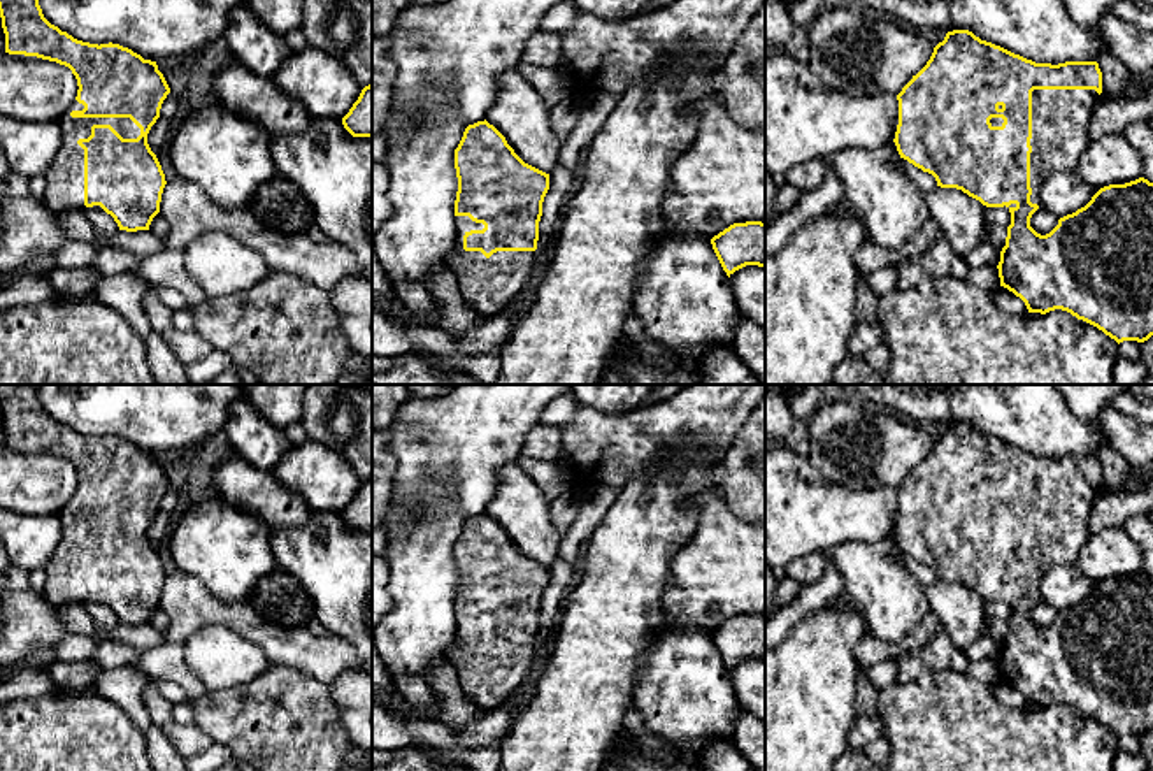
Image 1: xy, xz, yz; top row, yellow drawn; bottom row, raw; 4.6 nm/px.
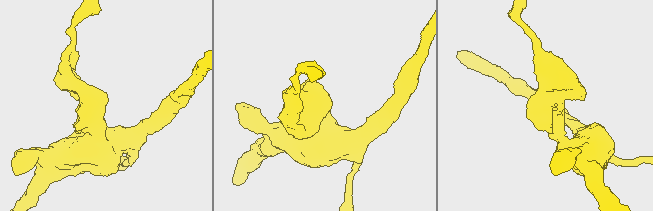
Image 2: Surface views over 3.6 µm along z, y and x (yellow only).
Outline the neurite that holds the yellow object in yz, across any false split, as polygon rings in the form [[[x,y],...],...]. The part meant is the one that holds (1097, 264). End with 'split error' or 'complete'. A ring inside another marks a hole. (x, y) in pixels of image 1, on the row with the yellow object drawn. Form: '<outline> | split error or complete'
[[[969,30],[948,32],[944,40],[934,47],[934,53],[927,65],[913,76],[913,79],[897,95],[899,100],[899,125],[895,132],[895,146],[900,158],[907,160],[914,167],[928,172],[935,177],[941,188],[956,188],[969,197],[979,200],[986,207],[1007,207],[1011,213],[1011,225],[1007,227],[1006,246],[1000,251],[1000,262],[997,265],[1000,286],[1020,297],[1028,313],[1046,314],[1055,309],[1062,309],[1083,320],[1106,335],[1114,339],[1118,344],[1123,341],[1144,342],[1153,335],[1153,183],[1144,177],[1125,184],[1109,184],[1100,188],[1092,200],[1072,214],[1058,220],[1058,225],[1046,235],[1037,234],[1030,227],[1032,214],[1041,209],[1041,186],[1044,179],[1055,172],[1074,172],[1081,153],[1086,149],[1088,123],[1092,109],[1095,107],[1099,95],[1102,93],[1102,72],[1097,61],[1065,61],[1058,65],[1035,63],[1020,54],[1014,54],[1000,46],[981,40]]] | split error

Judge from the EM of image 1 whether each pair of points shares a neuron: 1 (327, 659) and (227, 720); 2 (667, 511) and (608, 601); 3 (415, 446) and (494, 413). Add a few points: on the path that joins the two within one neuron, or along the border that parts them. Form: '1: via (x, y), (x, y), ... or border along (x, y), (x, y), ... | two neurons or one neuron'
1: border along (271, 662), (297, 668), (327, 684) | two neurons
2: via (644, 534), (629, 552), (623, 578) | one neuron
3: via (434, 446), (455, 446), (474, 431) | one neuron

